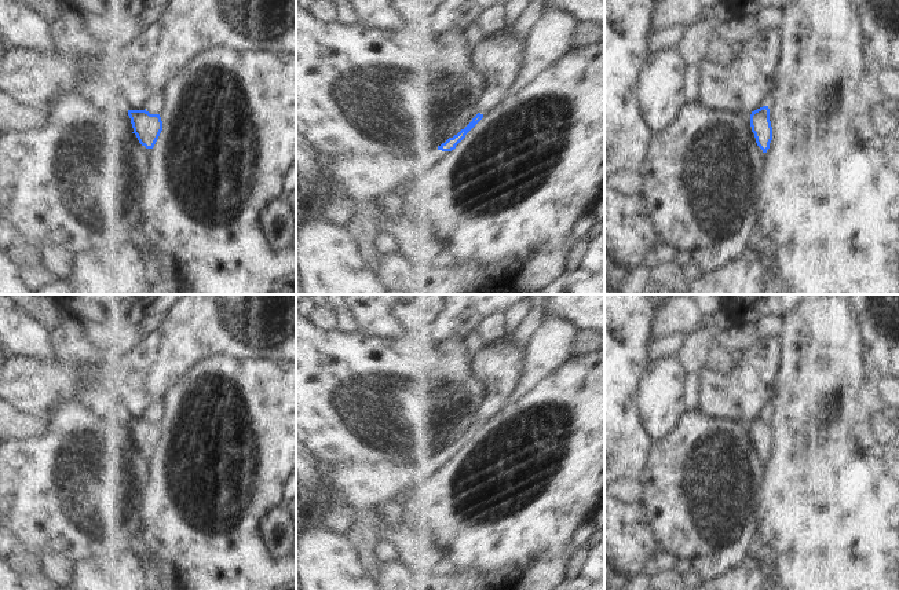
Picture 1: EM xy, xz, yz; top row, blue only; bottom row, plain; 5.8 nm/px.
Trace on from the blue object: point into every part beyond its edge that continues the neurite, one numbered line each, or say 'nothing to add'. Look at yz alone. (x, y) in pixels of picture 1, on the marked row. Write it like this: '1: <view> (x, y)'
nothing to add.

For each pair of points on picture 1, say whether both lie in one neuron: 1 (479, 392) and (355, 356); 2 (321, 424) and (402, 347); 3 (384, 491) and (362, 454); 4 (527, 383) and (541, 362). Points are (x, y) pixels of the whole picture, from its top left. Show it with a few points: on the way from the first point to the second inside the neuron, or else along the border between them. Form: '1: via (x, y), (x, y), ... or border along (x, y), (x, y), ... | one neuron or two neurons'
1: via (449, 392), (391, 392), (386, 387) | one neuron
2: via (328, 396), (339, 378), (358, 372), (375, 372) | one neuron
3: border along (336, 464), (391, 462), (399, 466) | two neurons
4: via (533, 377), (538, 367) | one neuron

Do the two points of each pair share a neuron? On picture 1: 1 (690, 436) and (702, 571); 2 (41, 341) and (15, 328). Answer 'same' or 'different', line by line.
1: same
2: same

